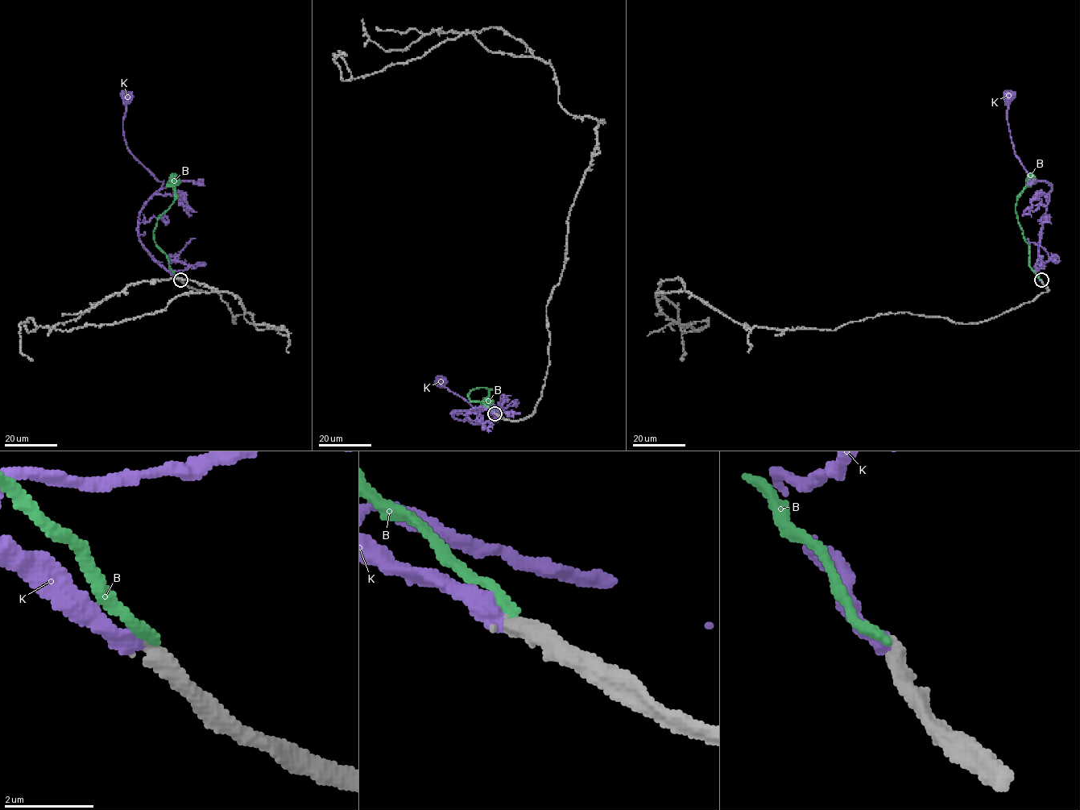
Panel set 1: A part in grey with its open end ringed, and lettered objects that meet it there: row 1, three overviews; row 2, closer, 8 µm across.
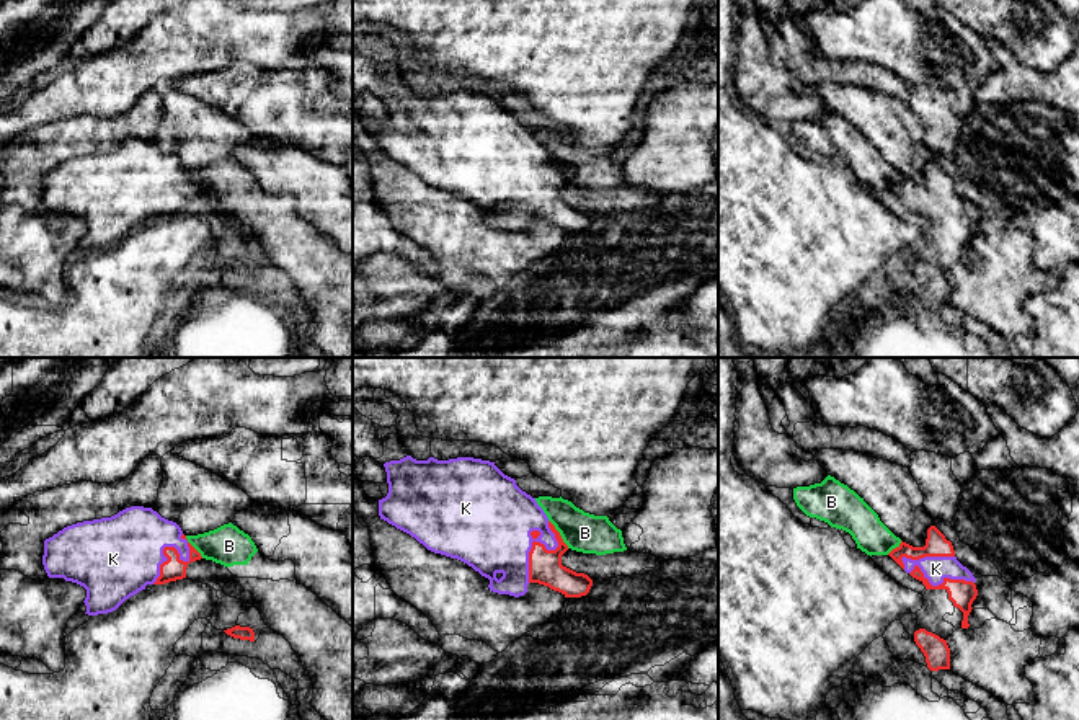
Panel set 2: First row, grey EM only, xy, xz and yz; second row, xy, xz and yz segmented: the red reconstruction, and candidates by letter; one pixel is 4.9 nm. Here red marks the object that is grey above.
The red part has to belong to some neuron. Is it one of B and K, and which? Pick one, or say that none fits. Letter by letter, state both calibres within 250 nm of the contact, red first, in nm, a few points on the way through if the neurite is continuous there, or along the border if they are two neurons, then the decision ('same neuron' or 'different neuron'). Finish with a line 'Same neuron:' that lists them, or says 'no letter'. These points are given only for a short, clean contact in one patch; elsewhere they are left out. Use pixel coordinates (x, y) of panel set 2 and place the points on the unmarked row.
B: calibres 160 and 190 nm; border xz (549, 154), (568, 182); different neuron
K: calibres 160 and 400 nm; same neuron
Same neuron: K

